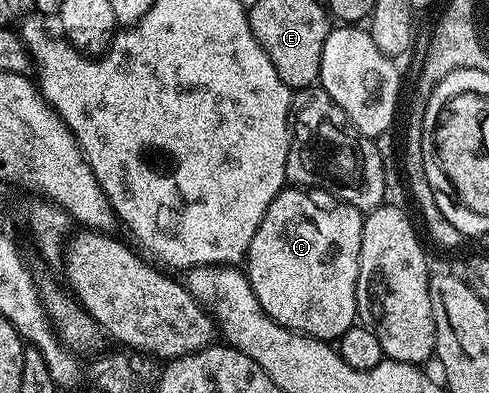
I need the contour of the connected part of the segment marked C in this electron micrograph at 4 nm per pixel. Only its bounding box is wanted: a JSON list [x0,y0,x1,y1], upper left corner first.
[245,187,364,343]

